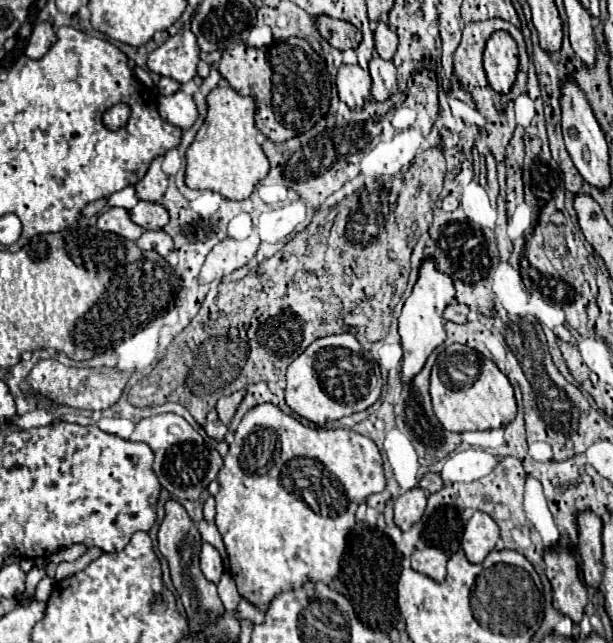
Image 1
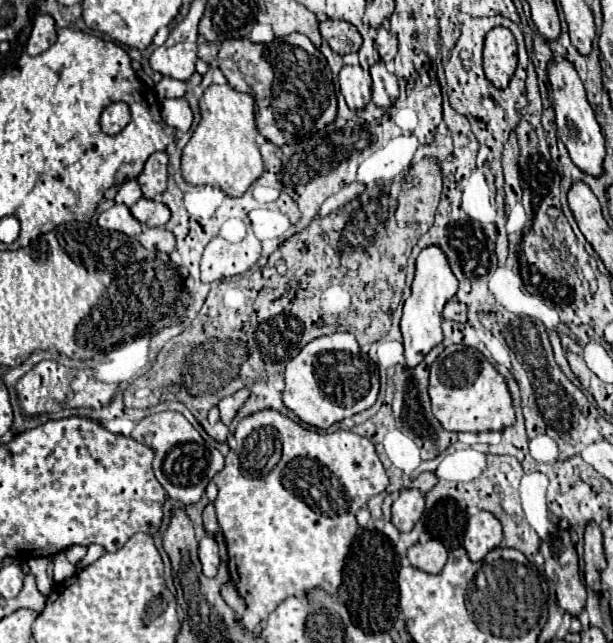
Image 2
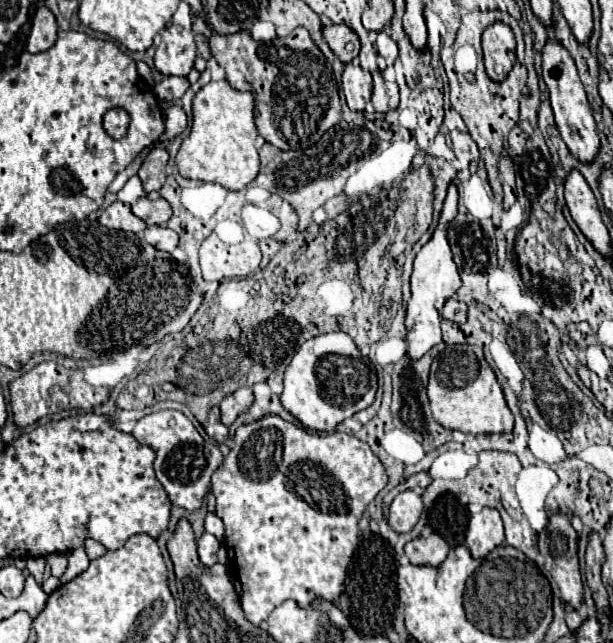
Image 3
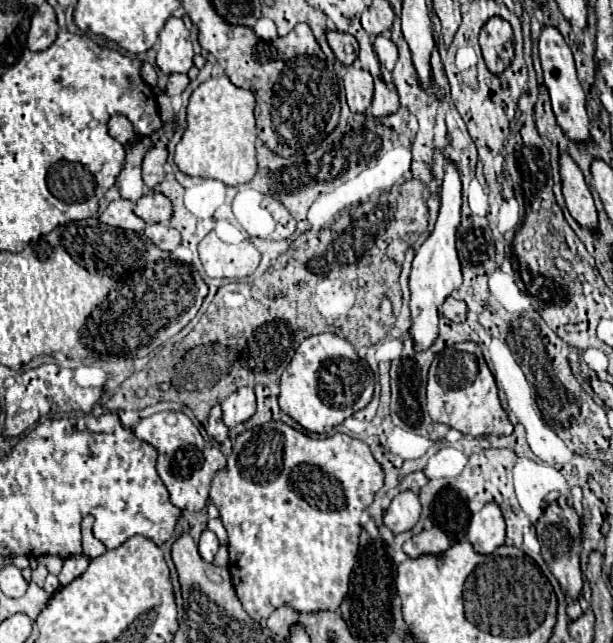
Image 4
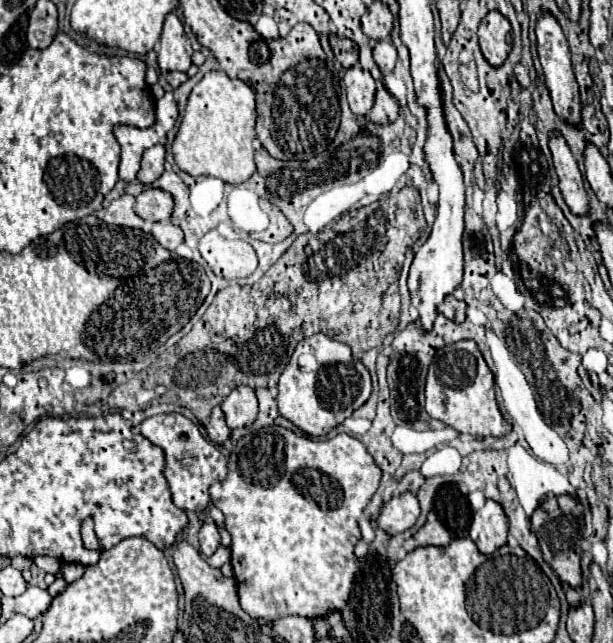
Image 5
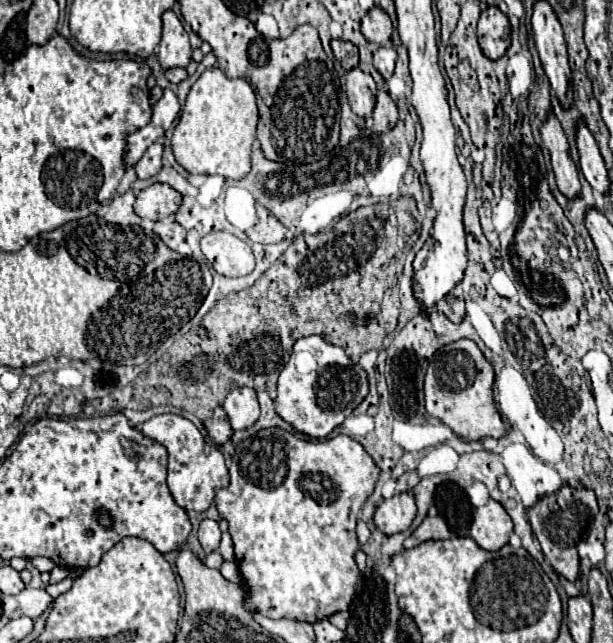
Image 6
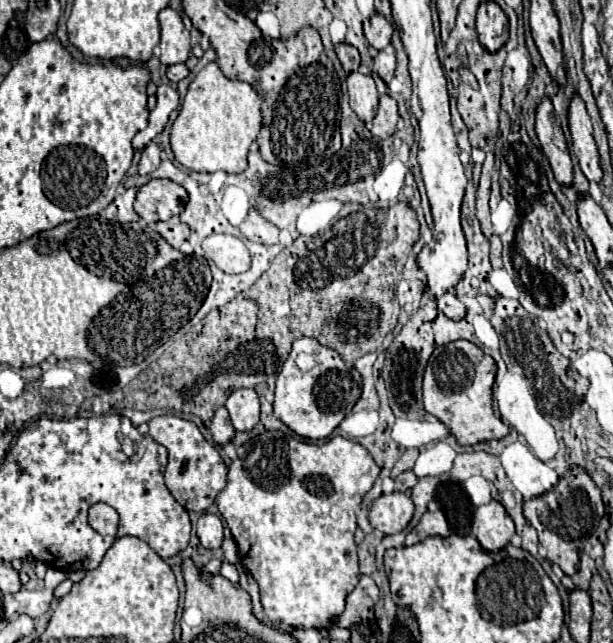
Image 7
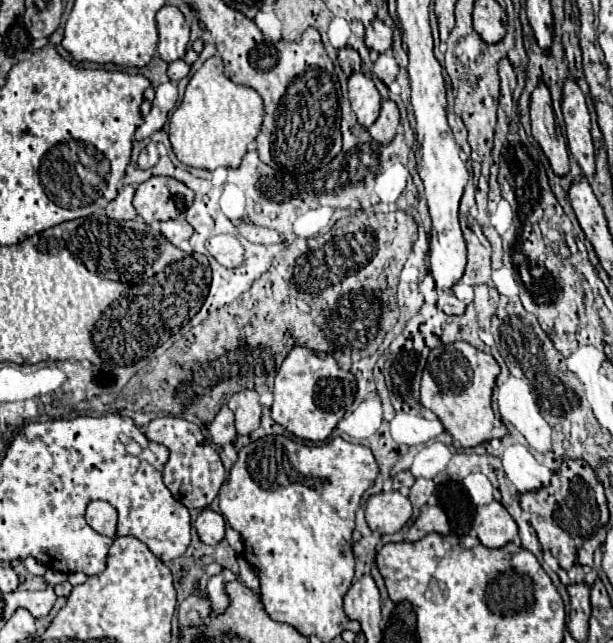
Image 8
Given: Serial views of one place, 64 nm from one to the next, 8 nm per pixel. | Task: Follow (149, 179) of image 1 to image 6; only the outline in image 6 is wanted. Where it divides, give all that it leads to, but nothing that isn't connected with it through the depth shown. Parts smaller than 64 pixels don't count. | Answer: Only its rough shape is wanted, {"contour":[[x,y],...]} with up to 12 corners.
{"contour":[[154,142],[136,164],[140,180],[162,168],[162,144]]}

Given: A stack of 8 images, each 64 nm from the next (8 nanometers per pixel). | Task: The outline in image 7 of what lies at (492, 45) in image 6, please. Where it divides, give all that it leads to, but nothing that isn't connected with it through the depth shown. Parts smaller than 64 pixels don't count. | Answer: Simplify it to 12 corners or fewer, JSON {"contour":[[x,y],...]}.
{"contour":[[496,2],[476,16],[478,40],[488,52],[508,42],[508,16]]}

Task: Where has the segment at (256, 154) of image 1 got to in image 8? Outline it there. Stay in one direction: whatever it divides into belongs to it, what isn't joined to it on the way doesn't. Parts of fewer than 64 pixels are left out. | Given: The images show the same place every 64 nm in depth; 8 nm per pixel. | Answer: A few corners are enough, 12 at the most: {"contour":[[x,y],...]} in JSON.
{"contour":[[220,56],[190,78],[170,118],[192,168],[238,168],[264,106]]}

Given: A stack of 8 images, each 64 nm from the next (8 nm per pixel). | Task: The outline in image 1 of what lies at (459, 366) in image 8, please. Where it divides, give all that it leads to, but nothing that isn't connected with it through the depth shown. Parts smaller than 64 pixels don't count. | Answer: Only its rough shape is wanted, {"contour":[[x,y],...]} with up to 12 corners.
{"contour":[[462,344],[438,354],[430,396],[450,432],[502,428],[514,388]]}

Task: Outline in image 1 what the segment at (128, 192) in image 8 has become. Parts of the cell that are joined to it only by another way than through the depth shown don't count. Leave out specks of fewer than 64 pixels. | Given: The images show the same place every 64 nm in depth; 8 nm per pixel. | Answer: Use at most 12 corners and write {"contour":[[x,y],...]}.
{"contour":[[110,208],[98,216],[102,232],[138,240],[142,228],[130,220],[126,208]]}

